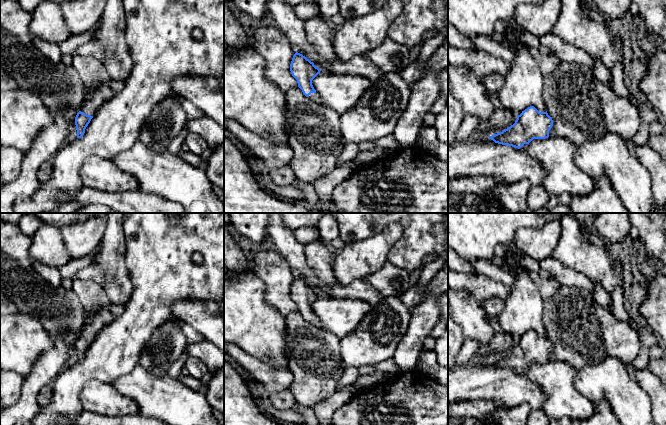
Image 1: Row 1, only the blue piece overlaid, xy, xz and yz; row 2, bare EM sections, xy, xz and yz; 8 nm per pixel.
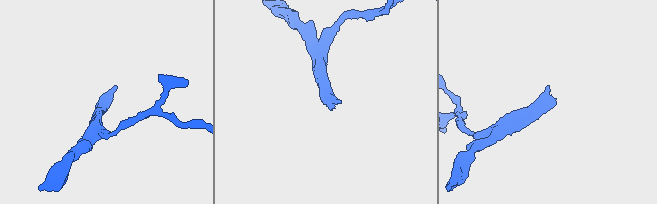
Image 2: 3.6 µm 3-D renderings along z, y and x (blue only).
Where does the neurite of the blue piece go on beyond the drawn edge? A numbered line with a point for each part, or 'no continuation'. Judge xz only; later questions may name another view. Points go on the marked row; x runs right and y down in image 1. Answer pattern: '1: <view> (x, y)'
1: xz (315, 97)

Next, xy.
1: xy (92, 71)

